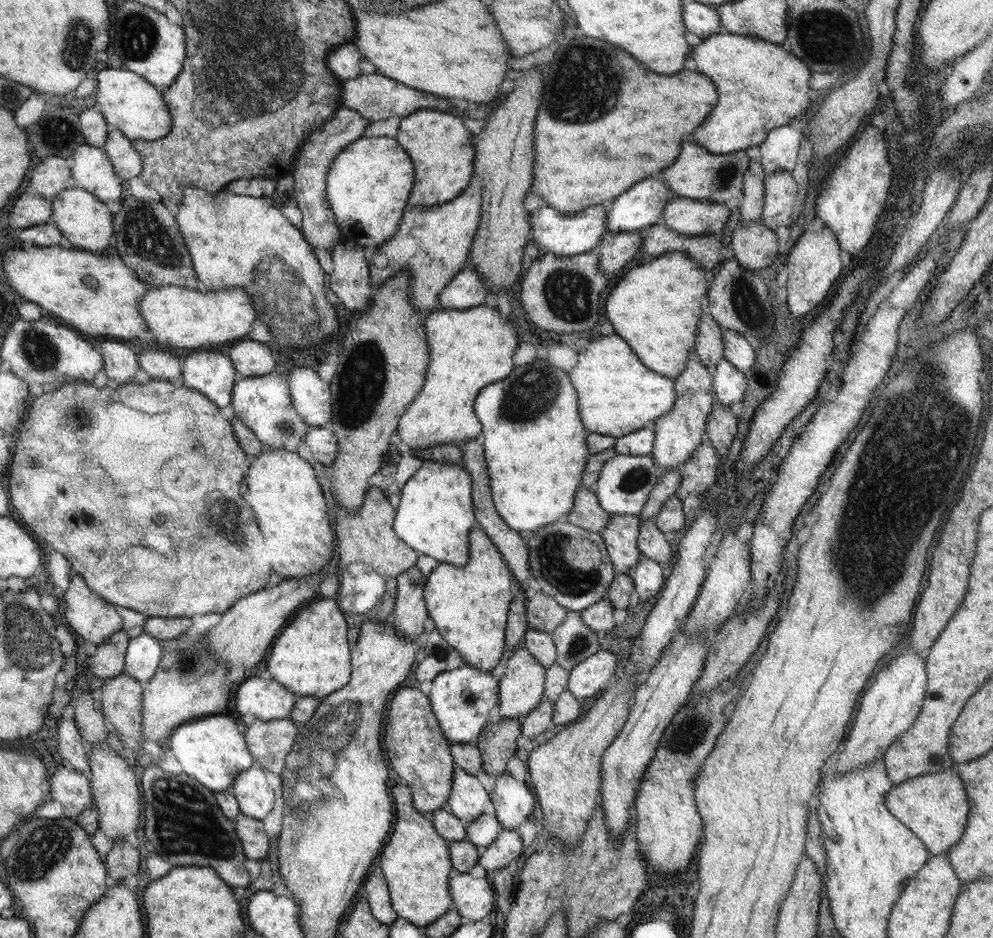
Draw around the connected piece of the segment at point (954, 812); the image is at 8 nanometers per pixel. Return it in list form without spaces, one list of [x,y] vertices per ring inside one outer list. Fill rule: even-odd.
[[[953,768],[894,785],[886,793],[885,805],[921,840],[931,855],[947,853],[950,847],[959,842],[965,831],[970,808],[965,785]]]

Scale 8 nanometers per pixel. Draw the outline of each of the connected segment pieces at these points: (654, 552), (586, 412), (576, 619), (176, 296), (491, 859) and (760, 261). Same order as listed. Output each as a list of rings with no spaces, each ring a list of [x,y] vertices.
[[[653,518],[641,522],[637,547],[643,556],[661,565],[669,563],[672,558],[672,548],[669,544]]]
[[[616,334],[590,342],[586,346],[586,350],[578,354],[578,364],[570,370],[570,378],[578,390],[578,396],[580,396],[580,416],[582,416],[586,430],[615,439],[642,428],[654,429],[655,420],[672,410],[676,400],[674,379],[660,376],[660,374],[648,370],[640,362],[640,358],[634,354],[634,350]]]
[[[568,611],[564,622],[551,636],[557,650],[555,662],[568,672],[600,650],[598,633],[582,622],[581,611]]]
[[[239,286],[208,290],[206,295],[182,287],[150,287],[142,295],[139,308],[154,340],[172,348],[216,348],[236,338],[244,339],[258,319],[253,300]]]
[[[502,829],[492,846],[480,855],[479,864],[490,873],[499,868],[507,867],[512,860],[522,859],[523,852],[522,839],[515,829]]]
[[[762,218],[746,227],[739,226],[732,234],[734,258],[740,266],[766,274],[778,257],[778,235],[764,225]]]

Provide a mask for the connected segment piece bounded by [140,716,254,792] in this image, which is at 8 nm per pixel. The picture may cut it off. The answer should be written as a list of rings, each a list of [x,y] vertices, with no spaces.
[[[206,716],[190,724],[182,724],[170,736],[170,750],[164,751],[157,741],[143,741],[140,750],[146,750],[154,756],[160,767],[172,774],[186,773],[202,780],[206,788],[214,788],[216,792],[230,791],[241,772],[252,768],[254,756],[244,740],[244,735],[238,730],[238,724],[230,716]]]

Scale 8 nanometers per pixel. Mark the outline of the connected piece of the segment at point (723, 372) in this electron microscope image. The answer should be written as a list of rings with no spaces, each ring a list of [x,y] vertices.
[[[728,360],[718,362],[713,373],[713,391],[717,402],[722,406],[735,407],[741,403],[746,392],[746,376],[740,372]]]

